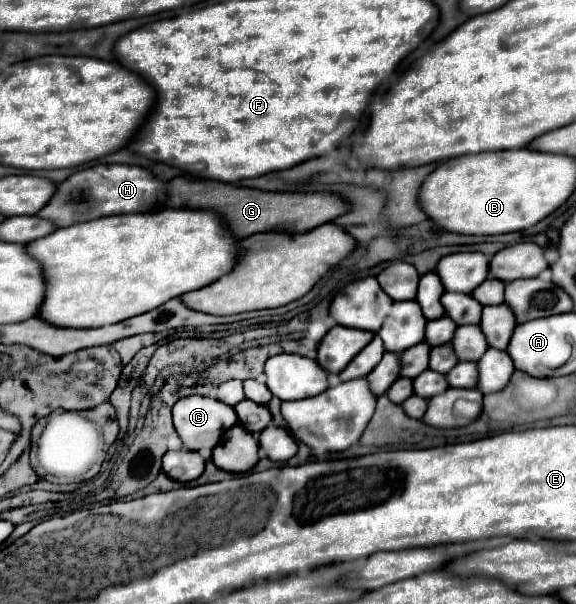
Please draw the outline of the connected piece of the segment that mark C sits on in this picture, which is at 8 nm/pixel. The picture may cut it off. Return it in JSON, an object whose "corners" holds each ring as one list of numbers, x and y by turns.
{"corners":[[187,396,173,406,173,424,187,450,215,448,223,432,237,422,233,406,209,398]]}

